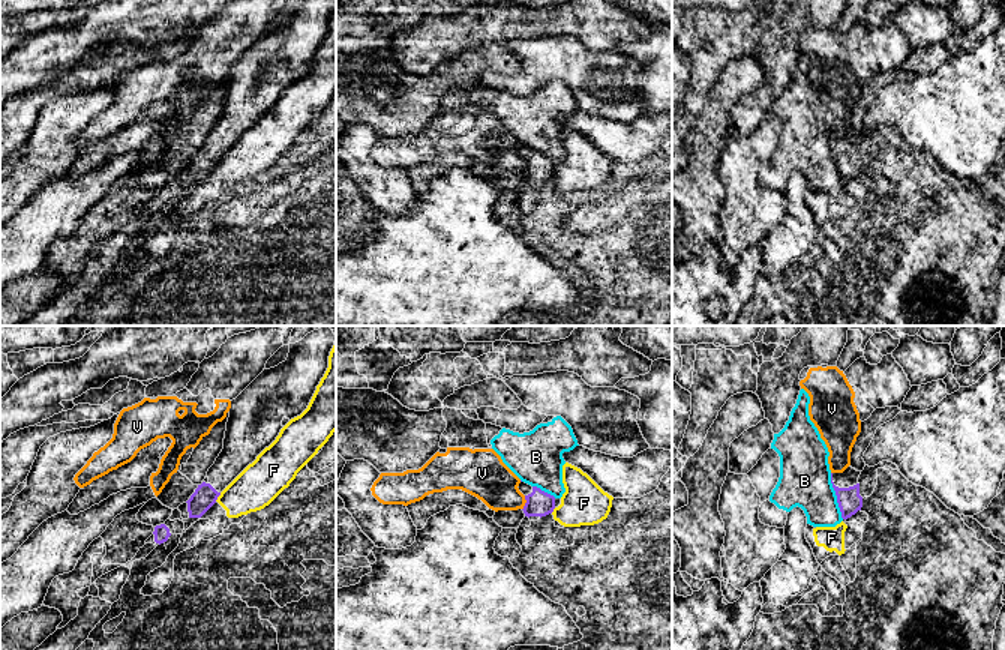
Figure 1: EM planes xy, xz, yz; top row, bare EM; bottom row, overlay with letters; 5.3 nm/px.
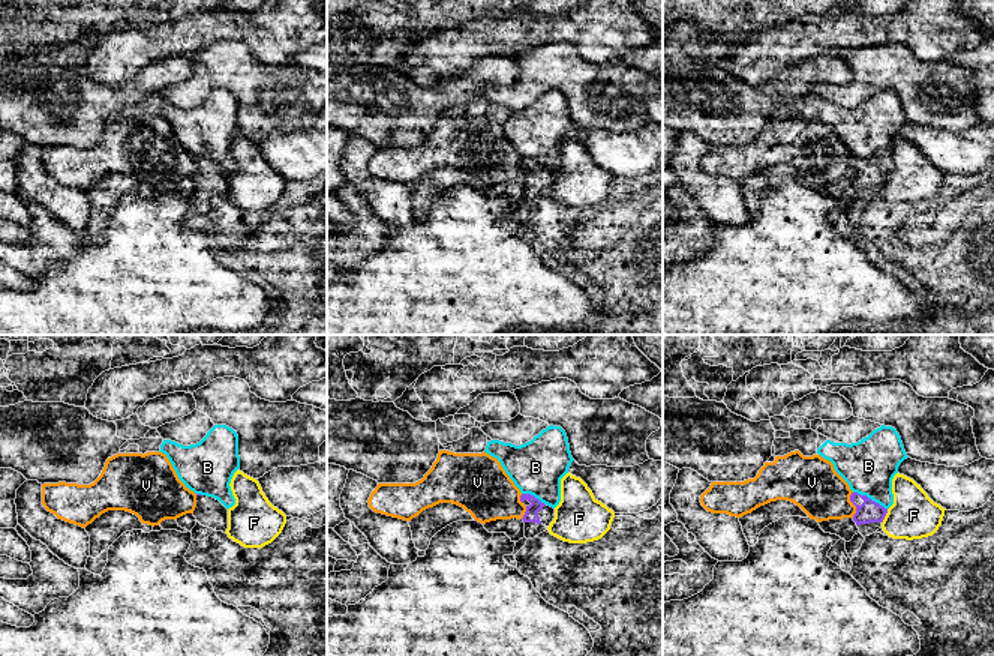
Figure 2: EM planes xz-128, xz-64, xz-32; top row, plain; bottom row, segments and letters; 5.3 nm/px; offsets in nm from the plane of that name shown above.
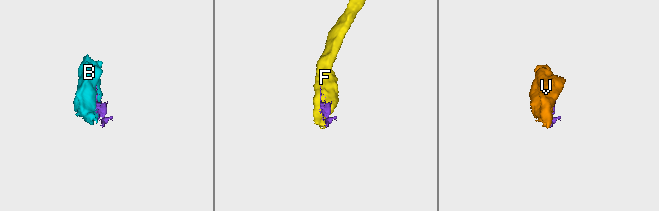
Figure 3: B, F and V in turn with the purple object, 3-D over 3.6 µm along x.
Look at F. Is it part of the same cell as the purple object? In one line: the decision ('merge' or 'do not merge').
do not merge

